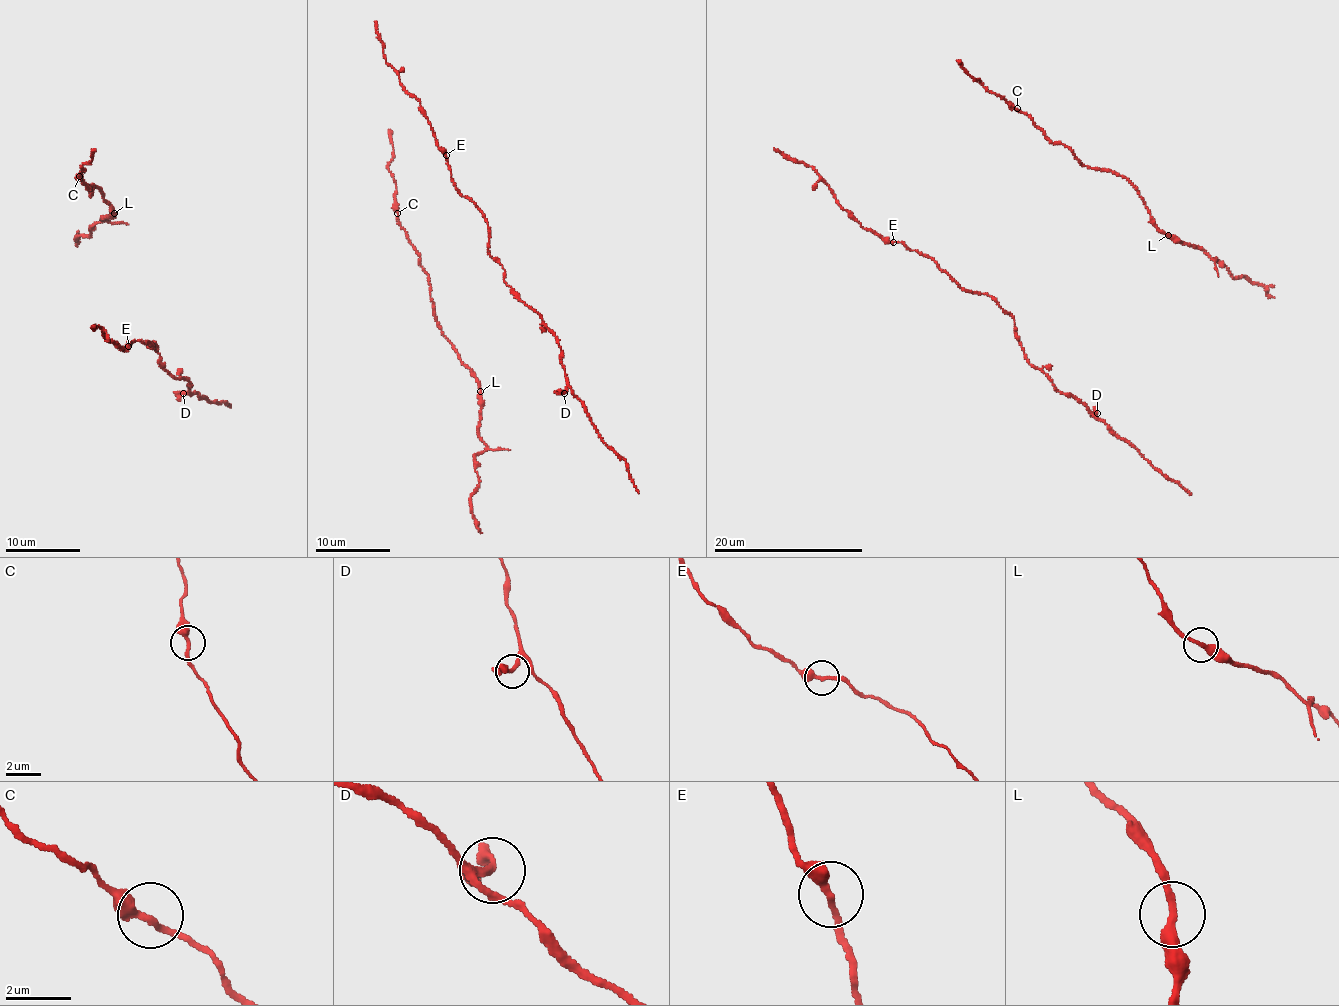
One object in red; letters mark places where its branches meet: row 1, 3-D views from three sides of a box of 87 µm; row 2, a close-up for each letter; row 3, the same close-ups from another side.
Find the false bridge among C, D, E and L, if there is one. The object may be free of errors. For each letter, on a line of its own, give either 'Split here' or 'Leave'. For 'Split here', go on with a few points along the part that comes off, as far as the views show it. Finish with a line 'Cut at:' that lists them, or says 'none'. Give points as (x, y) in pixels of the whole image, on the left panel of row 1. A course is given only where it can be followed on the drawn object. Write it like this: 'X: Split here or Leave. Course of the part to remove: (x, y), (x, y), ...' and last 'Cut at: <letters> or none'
C: Leave
D: Leave
E: Leave
L: Split here. Course of the part to remove: (114, 214), (103, 215), (106, 219), (93, 225), (89, 236), (75, 238), (80, 242)
Cut at: L

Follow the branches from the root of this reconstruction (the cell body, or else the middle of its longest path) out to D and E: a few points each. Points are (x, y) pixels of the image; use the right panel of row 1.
D: (996, 298), (1001, 308), (1014, 320), (1014, 333), (1025, 357), (1060, 392), (1069, 393), (1097, 413)
E: (996, 298), (965, 291), (930, 257), (910, 251), (900, 242), (893, 242)

